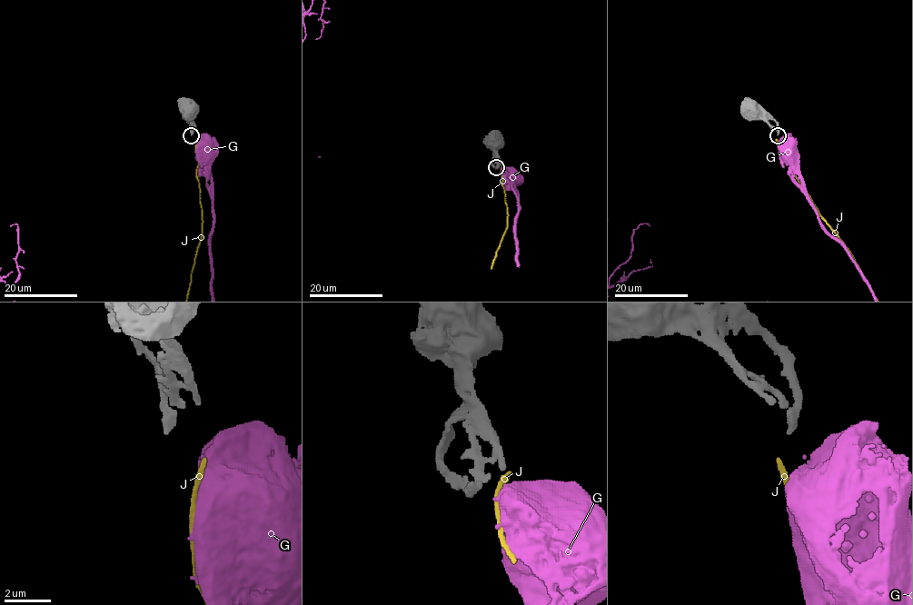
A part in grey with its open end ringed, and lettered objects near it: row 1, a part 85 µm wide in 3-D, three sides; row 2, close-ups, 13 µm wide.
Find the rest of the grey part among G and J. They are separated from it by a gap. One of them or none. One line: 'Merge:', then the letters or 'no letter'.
Merge: no letter

